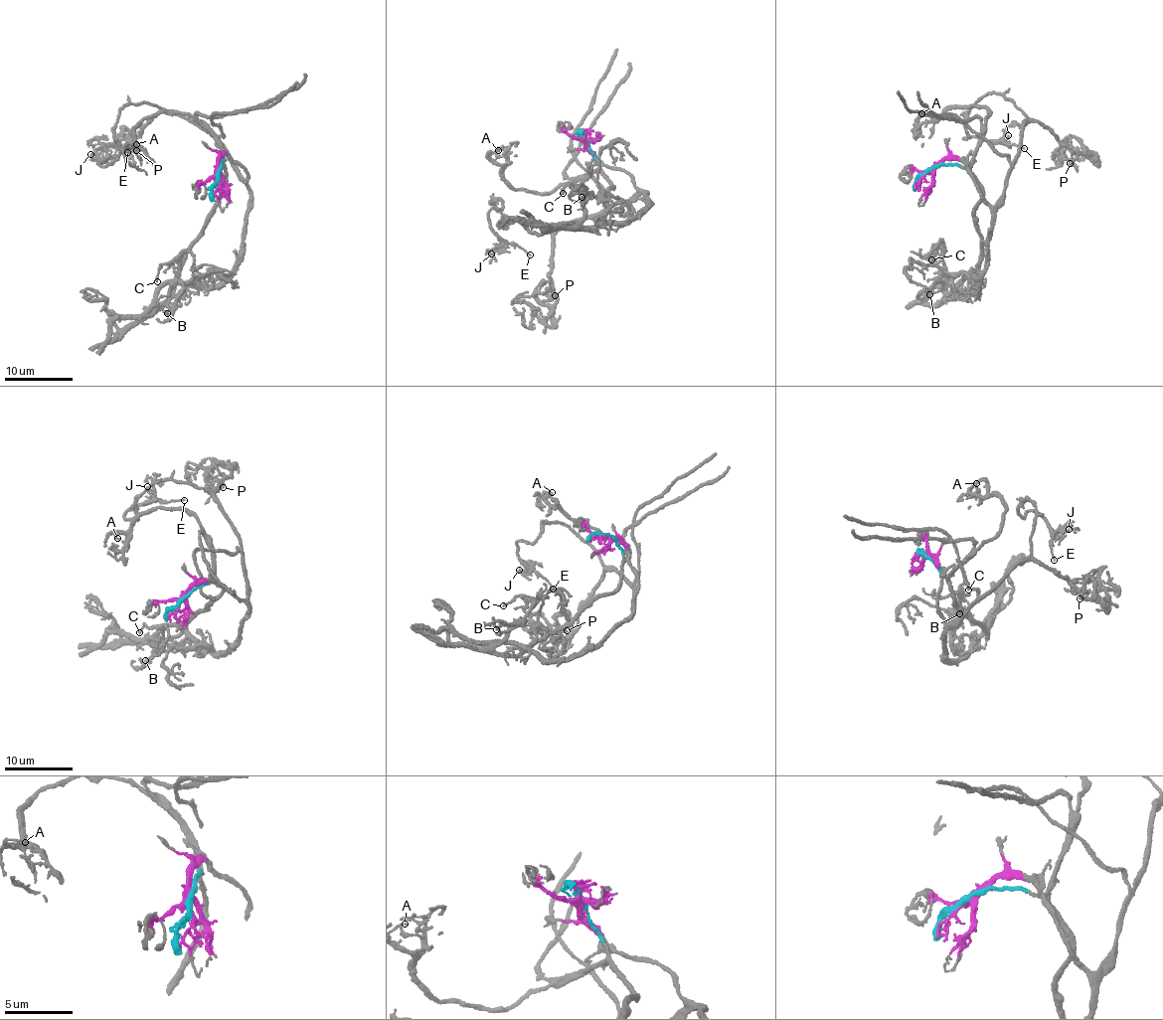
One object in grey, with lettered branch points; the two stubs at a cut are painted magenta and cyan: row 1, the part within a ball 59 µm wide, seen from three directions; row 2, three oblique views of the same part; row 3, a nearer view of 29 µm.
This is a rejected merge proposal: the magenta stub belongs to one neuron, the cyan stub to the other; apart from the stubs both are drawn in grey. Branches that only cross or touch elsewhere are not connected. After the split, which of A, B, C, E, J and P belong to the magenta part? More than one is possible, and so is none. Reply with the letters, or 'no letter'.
E, J, P

